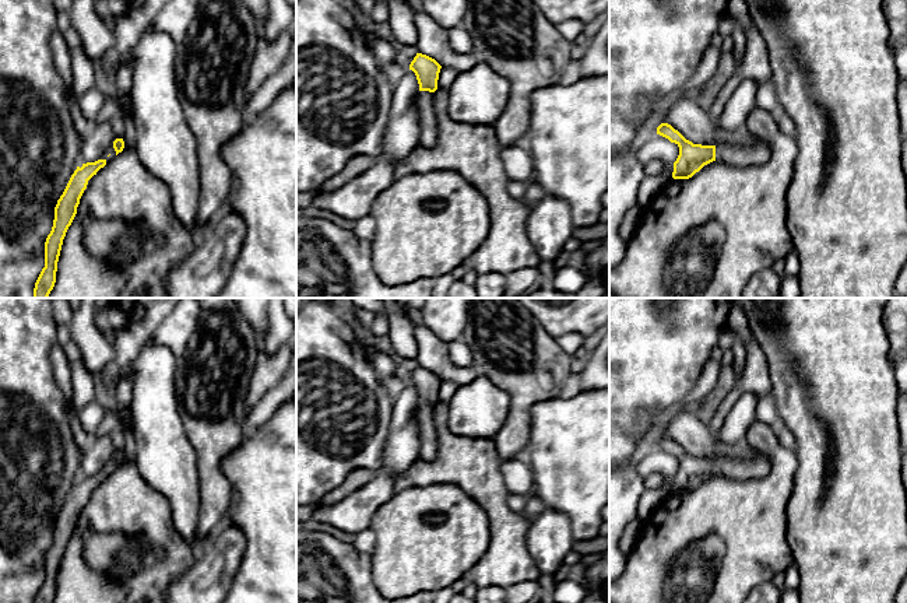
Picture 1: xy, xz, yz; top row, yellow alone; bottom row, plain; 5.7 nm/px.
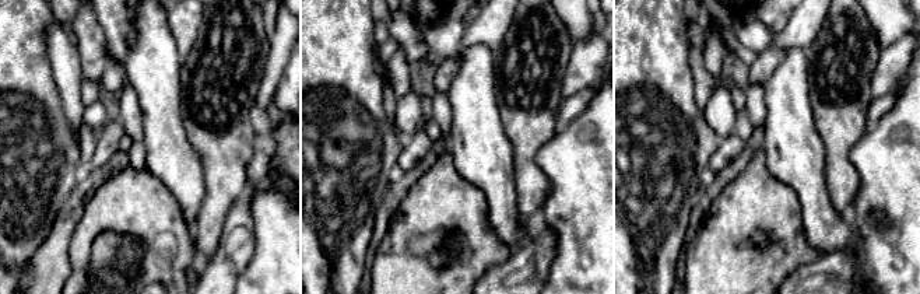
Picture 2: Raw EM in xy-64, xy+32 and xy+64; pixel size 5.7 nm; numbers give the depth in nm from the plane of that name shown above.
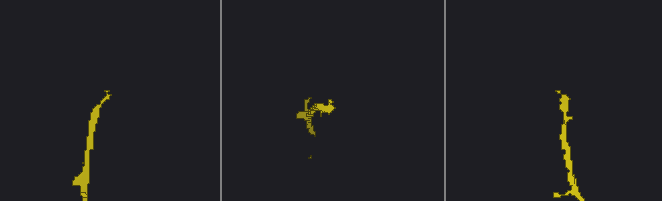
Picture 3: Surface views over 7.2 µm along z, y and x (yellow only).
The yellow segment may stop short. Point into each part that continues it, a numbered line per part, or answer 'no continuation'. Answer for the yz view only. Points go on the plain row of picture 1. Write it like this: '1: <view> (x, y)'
1: yz (758, 466)

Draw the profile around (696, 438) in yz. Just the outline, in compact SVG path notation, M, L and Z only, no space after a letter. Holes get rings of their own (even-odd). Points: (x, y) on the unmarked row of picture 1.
M689 406L681 409L667 424L662 437L671 438L693 457L752 457L753 446L748 439L730 445L718 441L711 428L702 423Z

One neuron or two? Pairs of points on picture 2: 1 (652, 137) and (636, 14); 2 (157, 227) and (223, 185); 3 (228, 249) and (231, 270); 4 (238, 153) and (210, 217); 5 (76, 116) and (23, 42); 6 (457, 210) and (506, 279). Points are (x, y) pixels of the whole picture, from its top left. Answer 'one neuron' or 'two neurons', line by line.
1: one neuron
2: two neurons
3: one neuron
4: one neuron
5: two neurons
6: two neurons

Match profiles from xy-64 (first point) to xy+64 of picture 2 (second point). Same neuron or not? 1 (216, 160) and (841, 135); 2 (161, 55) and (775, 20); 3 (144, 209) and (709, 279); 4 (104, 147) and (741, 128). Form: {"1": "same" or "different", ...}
{"1": "same", "2": "different", "3": "same", "4": "different"}

